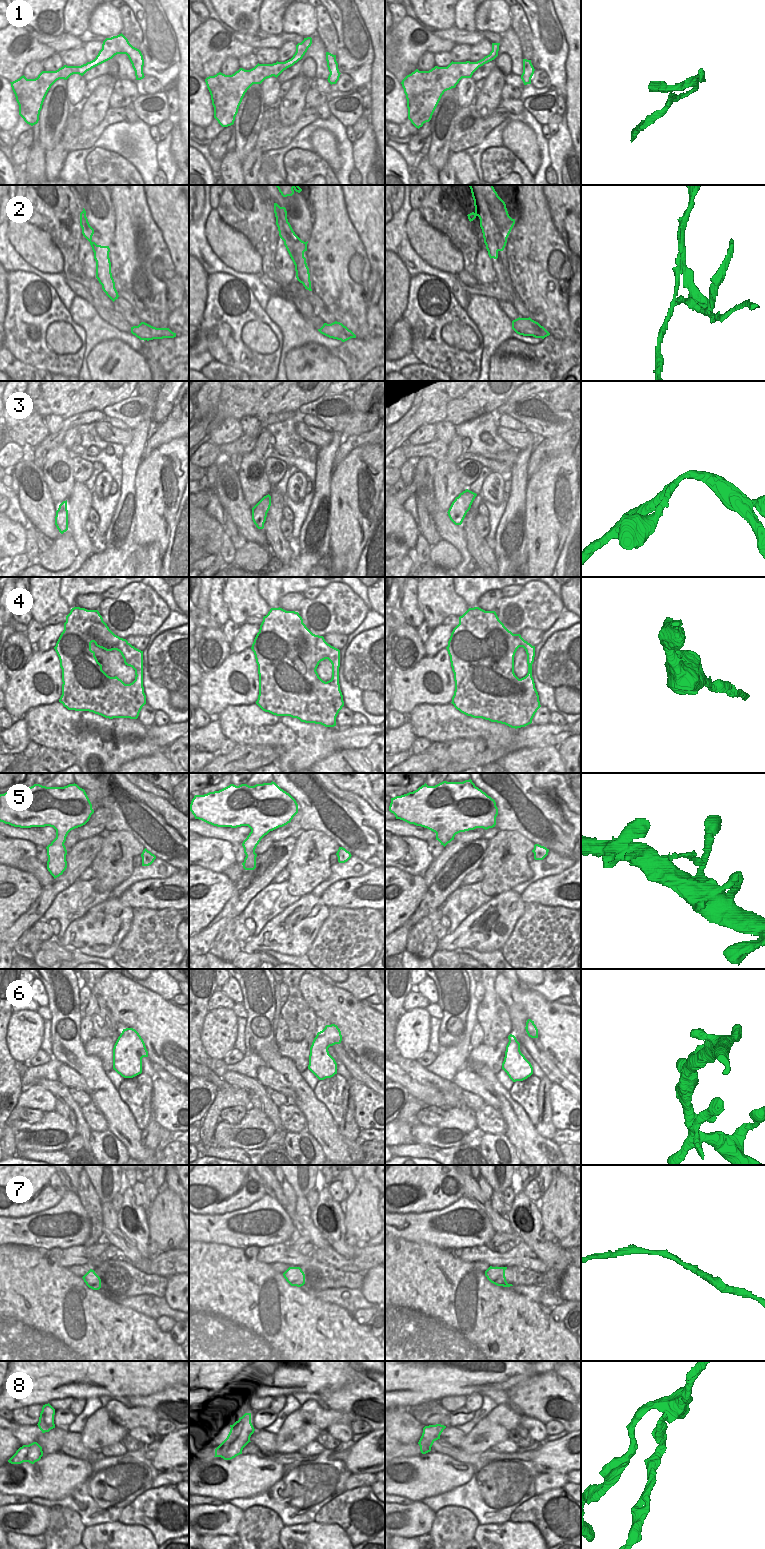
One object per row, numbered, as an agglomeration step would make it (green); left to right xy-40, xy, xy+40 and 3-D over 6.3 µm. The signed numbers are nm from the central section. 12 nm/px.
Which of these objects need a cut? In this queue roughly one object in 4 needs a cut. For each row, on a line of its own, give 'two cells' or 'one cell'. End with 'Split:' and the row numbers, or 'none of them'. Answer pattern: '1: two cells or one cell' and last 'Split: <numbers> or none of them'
1: one cell
2: two cells
3: one cell
4: one cell
5: one cell
6: one cell
7: one cell
8: one cell
Split: 2

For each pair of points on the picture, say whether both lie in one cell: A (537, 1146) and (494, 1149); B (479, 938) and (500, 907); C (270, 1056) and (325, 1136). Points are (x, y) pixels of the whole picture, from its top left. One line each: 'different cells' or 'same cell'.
A: different cells
B: same cell
C: same cell

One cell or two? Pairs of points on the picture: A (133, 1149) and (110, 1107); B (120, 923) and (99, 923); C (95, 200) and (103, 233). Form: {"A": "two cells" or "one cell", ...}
{"A": "one cell", "B": "one cell", "C": "one cell"}

